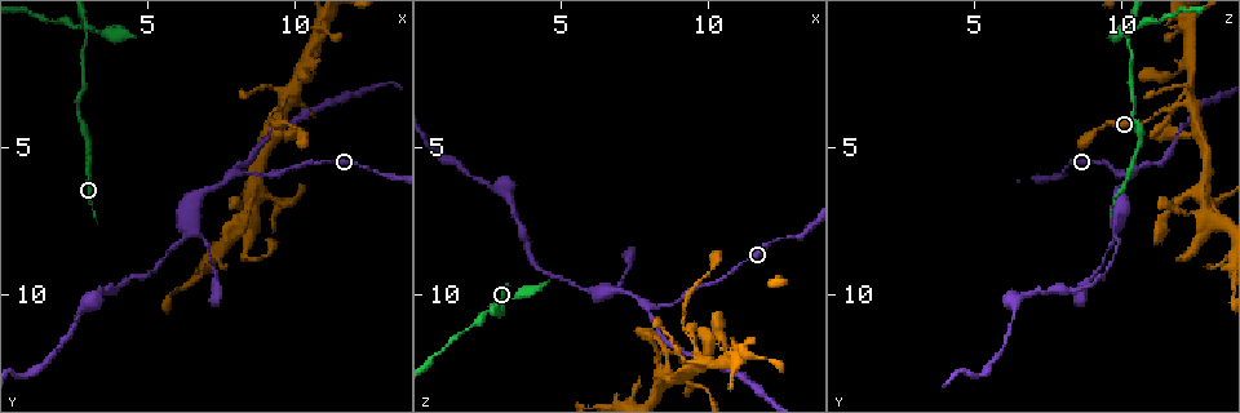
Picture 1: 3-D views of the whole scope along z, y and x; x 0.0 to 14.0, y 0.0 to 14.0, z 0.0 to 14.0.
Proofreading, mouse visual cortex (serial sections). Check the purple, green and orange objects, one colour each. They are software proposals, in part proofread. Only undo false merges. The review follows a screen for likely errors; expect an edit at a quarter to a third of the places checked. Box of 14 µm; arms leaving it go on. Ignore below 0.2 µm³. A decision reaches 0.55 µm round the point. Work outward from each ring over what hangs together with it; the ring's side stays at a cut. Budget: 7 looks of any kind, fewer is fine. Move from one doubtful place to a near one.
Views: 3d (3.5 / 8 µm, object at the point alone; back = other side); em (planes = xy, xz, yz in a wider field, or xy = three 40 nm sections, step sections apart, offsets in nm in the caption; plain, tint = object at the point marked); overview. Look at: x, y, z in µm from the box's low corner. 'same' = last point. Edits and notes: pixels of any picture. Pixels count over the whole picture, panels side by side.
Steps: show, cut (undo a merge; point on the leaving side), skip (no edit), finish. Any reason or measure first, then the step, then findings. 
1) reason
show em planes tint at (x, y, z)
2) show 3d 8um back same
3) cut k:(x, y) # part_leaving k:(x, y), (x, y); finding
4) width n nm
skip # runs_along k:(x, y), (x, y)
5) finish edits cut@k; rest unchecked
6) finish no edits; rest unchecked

abrupt turn
show 3d 3.5um at (2.8, 0.9, 10.2)

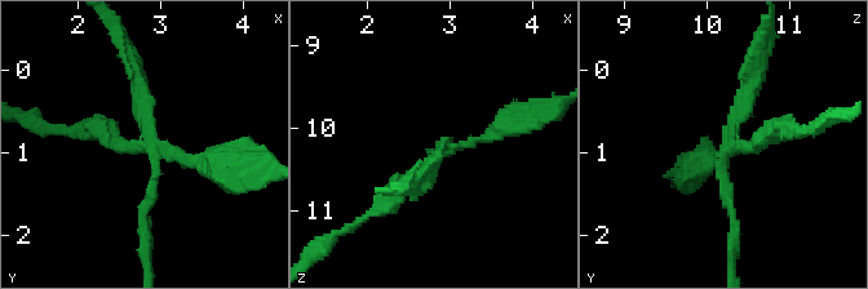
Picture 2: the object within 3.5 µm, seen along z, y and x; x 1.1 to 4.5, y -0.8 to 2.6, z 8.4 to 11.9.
show em xy step 2 tint at (2.90, 1.00, 10.30)

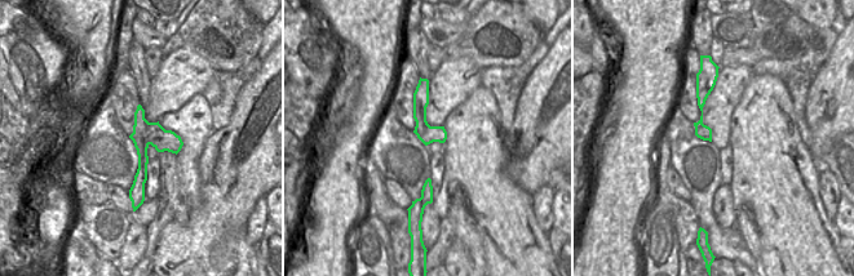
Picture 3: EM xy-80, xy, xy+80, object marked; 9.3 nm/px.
cut 2:(707, 154) # part_leaving 2:(450, 146), (557, 106); a second cell is stuck on

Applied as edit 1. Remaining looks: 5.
arms part here
show 3d 8um at (8.1, 6.0, 10.4)

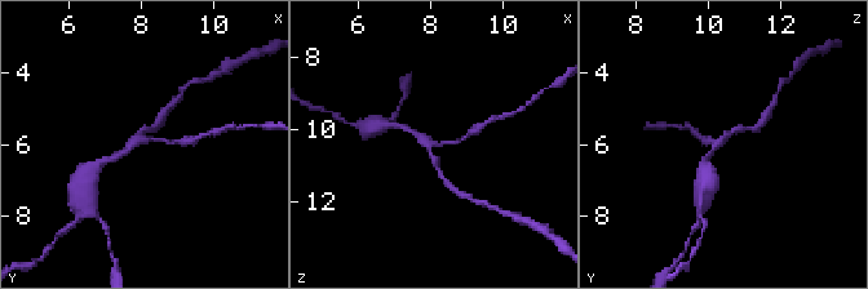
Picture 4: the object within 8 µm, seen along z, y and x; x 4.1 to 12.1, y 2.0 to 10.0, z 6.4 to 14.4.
arms 3; arm_widths 150, 150, 200 nm; now the EM
show em planes tint at (8.1, 5.9, 10.4)

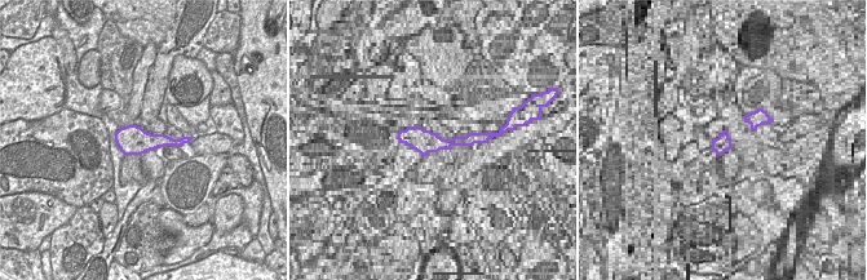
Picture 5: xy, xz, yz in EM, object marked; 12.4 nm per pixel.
skip # runs_along 4:(175, 143), (137, 141), (111, 159); one cell here

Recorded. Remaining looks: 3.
a fork
show 3d 8um at (9.6, 3.6, 12.3)

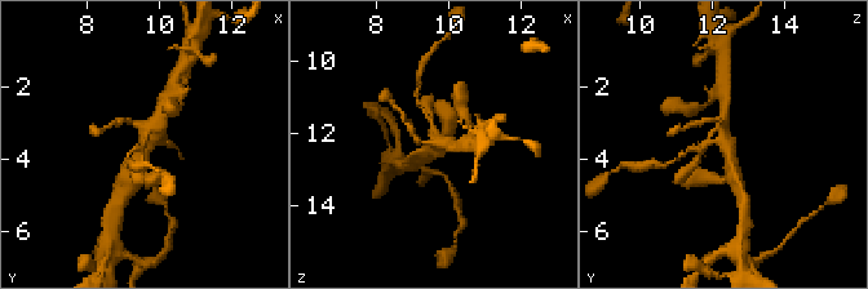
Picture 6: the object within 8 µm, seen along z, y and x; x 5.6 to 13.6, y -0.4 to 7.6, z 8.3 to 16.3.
show 3d 3.5um at (9.6, 3.6, 12.2)

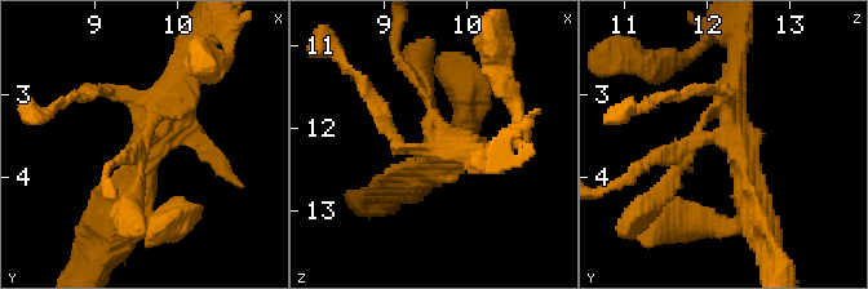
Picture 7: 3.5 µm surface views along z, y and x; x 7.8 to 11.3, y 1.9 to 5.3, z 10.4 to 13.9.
show em xy step 5 tint at (9.60, 3.50, 12.25)

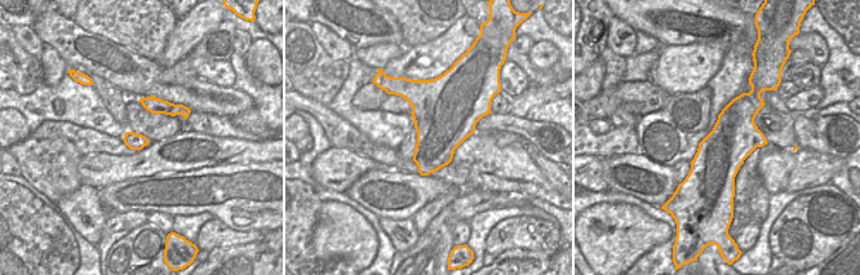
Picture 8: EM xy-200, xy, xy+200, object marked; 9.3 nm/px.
skip # runs_along 7:(651, 161), (727, 138), (757, 213); continuous, no second cell

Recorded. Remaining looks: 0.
finish edits cut@2; rest unchecked

